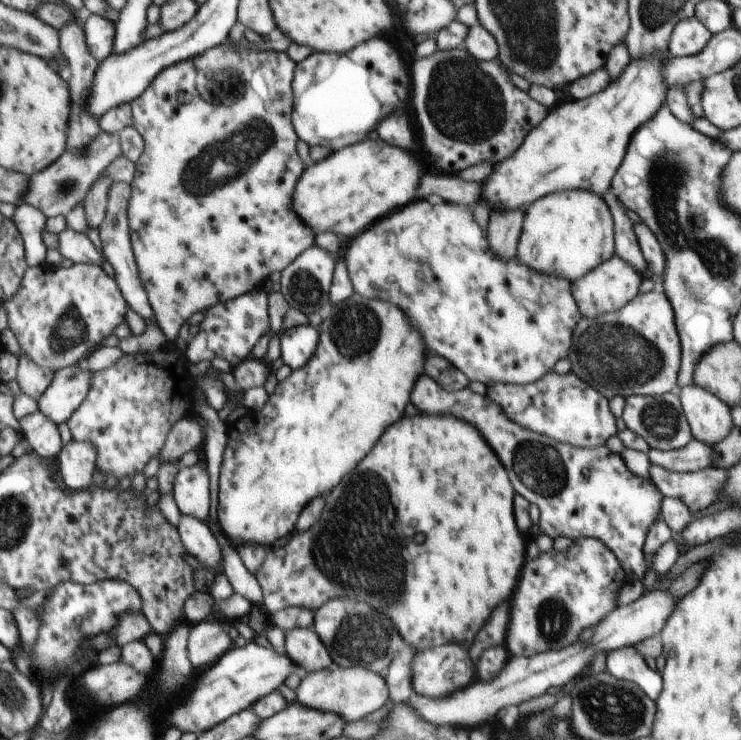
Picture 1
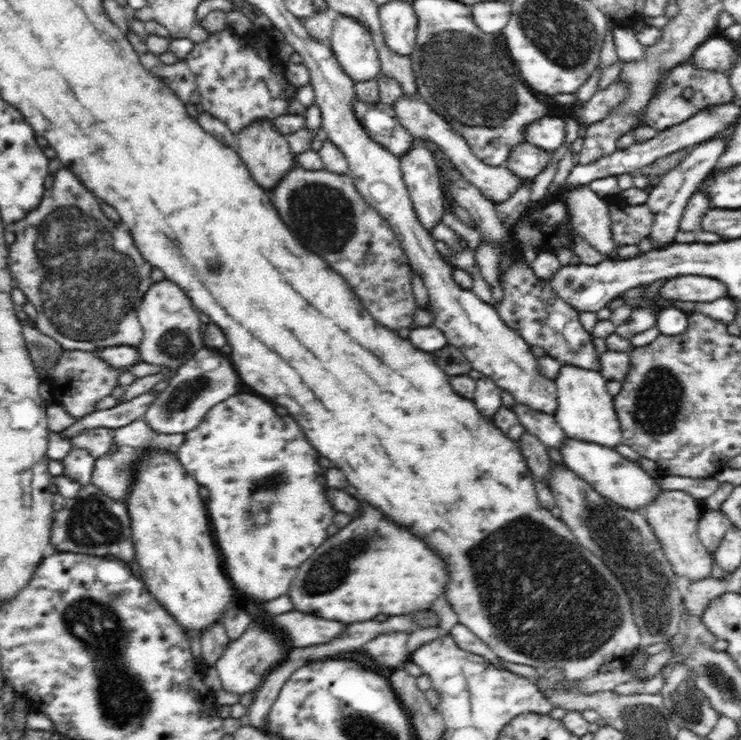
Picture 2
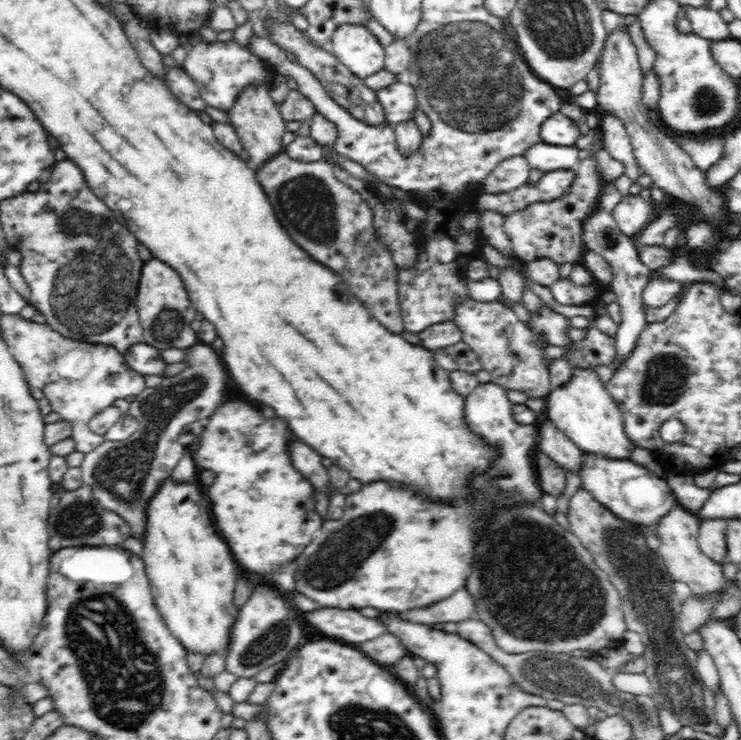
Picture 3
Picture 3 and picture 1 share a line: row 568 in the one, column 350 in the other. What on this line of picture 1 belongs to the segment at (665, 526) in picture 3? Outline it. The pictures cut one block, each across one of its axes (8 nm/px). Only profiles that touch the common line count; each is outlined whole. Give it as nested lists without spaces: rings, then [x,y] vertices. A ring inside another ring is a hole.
[[[353,665],[349,668],[340,666],[337,670],[318,670],[302,673],[301,682],[296,692],[296,701],[302,706],[316,708],[322,712],[334,712],[346,723],[364,719],[389,700],[388,686],[384,676],[376,674],[367,667]]]

